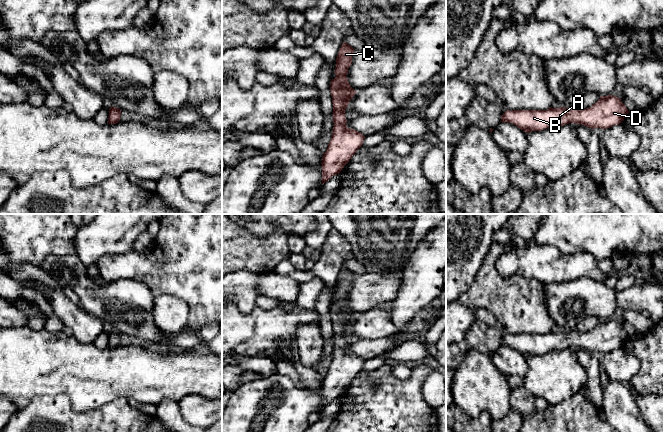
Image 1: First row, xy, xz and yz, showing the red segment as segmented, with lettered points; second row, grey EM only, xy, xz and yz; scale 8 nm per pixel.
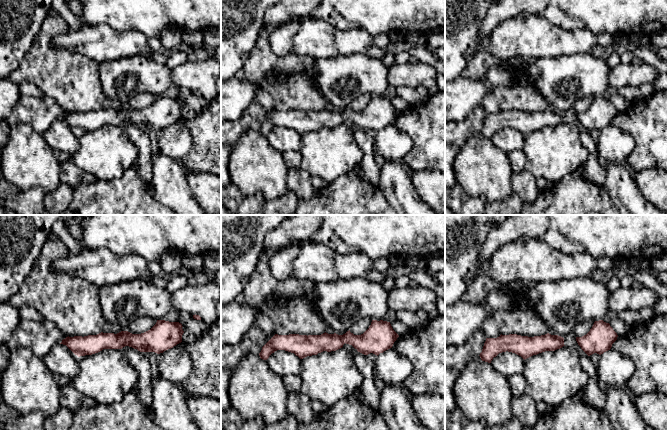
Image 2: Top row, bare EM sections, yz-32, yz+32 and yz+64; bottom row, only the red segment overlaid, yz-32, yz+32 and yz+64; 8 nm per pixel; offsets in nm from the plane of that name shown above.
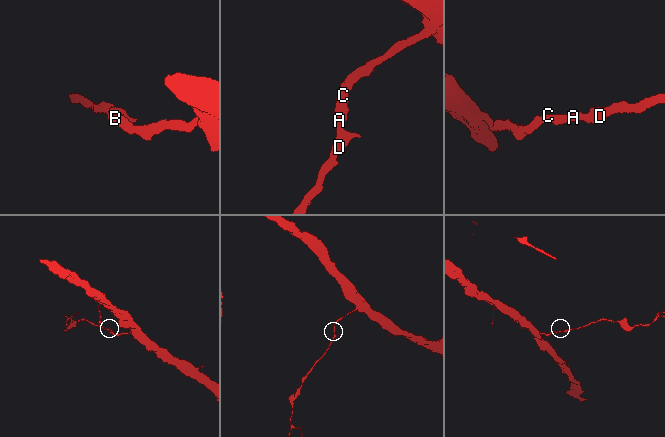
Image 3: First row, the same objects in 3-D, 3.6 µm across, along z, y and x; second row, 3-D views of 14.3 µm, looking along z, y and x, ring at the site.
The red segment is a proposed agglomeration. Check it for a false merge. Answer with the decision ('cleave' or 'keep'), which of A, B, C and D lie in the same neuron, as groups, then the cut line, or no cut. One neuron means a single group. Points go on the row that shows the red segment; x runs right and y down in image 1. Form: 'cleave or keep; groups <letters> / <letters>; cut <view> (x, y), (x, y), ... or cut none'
keep; groups A B C D; cut none

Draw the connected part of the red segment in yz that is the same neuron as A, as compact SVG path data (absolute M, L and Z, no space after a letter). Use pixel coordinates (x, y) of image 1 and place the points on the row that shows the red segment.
M607 95L601 96L596 103L586 109L573 105L567 108L550 107L547 110L507 110L501 116L501 122L512 123L526 133L569 123L584 125L591 129L607 129L622 123L628 113L620 98Z

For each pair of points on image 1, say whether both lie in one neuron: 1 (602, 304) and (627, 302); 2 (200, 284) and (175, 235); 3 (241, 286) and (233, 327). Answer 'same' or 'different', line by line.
1: different
2: same
3: different

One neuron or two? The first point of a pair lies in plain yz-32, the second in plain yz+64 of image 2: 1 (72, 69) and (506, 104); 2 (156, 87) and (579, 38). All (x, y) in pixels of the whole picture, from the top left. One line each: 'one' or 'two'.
1: one
2: two

